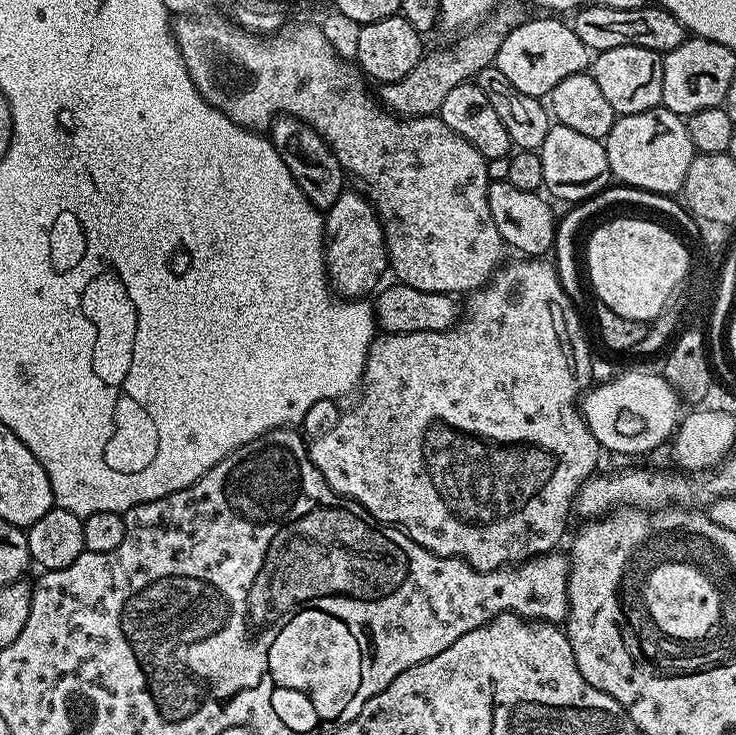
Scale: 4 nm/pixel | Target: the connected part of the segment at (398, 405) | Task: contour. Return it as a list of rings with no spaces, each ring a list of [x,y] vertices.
[[[516,258],[513,264],[505,263],[496,269],[496,275],[484,285],[483,288],[477,288],[475,292],[467,297],[468,300],[462,304],[462,319],[455,326],[446,332],[398,332],[395,334],[384,334],[373,340],[366,366],[364,367],[364,378],[362,387],[359,389],[360,396],[360,416],[344,416],[329,432],[324,432],[316,441],[308,444],[308,456],[318,466],[324,481],[338,493],[339,496],[345,496],[348,500],[358,502],[374,519],[381,520],[383,524],[391,524],[402,529],[409,538],[418,542],[426,550],[430,550],[439,556],[458,556],[470,566],[474,566],[480,572],[493,572],[496,568],[507,568],[515,566],[525,560],[531,560],[533,556],[543,556],[545,552],[551,552],[557,547],[556,544],[564,536],[564,527],[568,524],[568,515],[571,517],[574,512],[576,496],[580,493],[580,487],[588,481],[588,477],[597,471],[596,463],[602,457],[600,443],[590,434],[590,426],[584,421],[581,409],[578,407],[578,401],[588,391],[592,380],[592,348],[588,345],[588,336],[584,333],[584,324],[580,321],[580,316],[576,313],[576,308],[572,305],[572,300],[568,297],[568,292],[564,289],[564,284],[560,281],[560,276],[555,267],[544,258]]]

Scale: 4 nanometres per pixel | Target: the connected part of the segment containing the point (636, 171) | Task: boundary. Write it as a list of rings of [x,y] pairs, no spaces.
[[[663,106],[651,108],[642,114],[617,116],[610,134],[604,137],[603,141],[610,170],[621,185],[665,194],[676,194],[683,189],[686,170],[690,170],[690,162],[694,155],[685,117],[674,114],[669,108]]]

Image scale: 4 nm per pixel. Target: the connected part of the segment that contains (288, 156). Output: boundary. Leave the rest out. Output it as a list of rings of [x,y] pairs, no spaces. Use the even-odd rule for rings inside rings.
[[[287,114],[278,116],[272,122],[270,139],[283,158],[287,169],[290,170],[290,174],[298,182],[304,197],[314,207],[326,212],[346,188],[346,173],[337,158],[334,157],[334,152],[330,150],[329,144],[308,123]]]

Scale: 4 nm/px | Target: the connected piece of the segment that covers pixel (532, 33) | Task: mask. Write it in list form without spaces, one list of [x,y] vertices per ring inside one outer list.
[[[560,18],[548,19],[552,20],[525,19],[524,23],[517,26],[502,42],[494,61],[495,68],[502,70],[502,74],[506,74],[506,78],[510,78],[510,82],[514,82],[514,86],[522,90],[522,94],[537,98],[547,97],[554,90],[554,86],[562,82],[562,78],[570,78],[570,74],[583,72],[590,64],[590,49],[582,42],[582,38],[578,38],[578,34],[574,34],[571,23],[564,21],[563,24],[560,21],[563,19]]]

